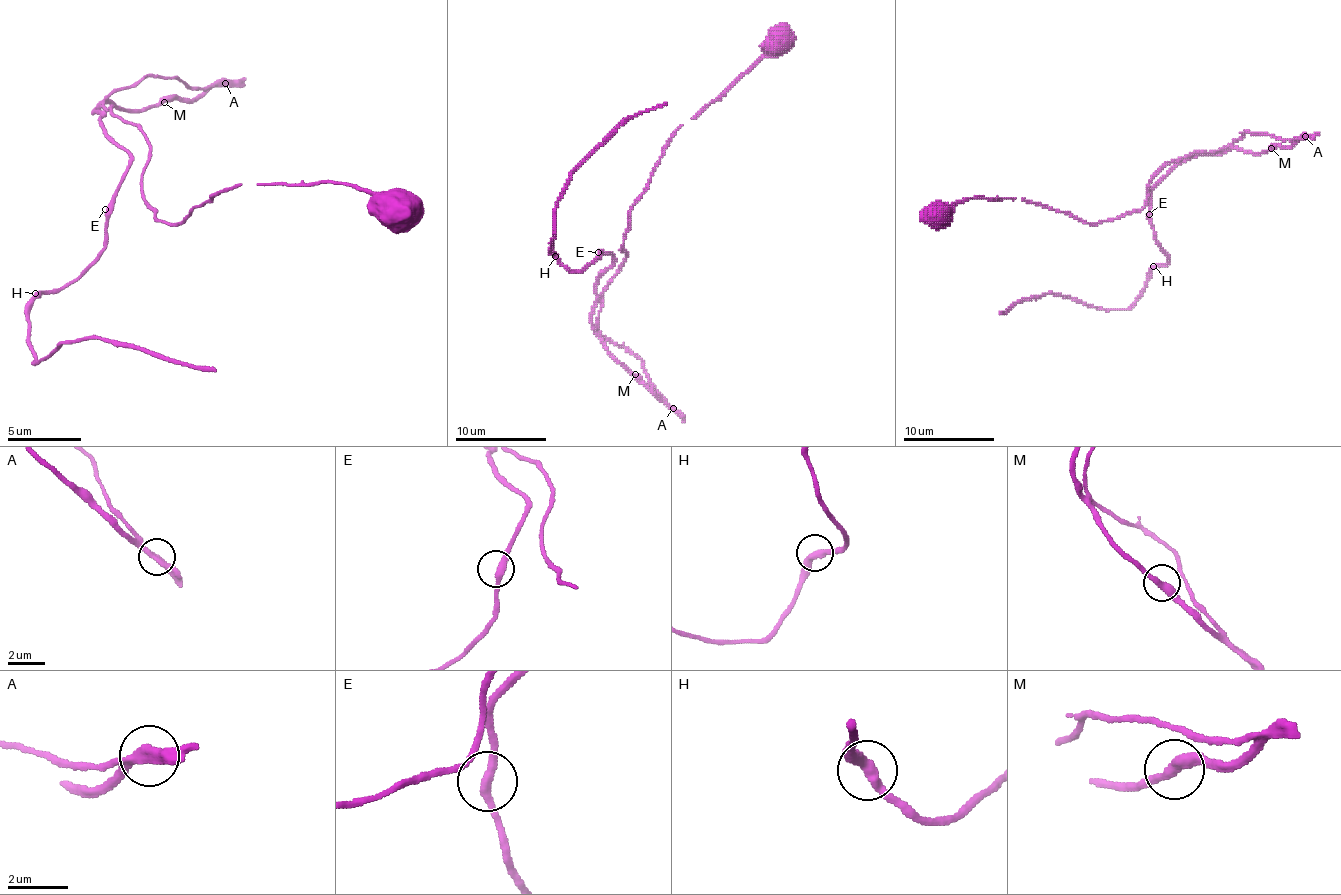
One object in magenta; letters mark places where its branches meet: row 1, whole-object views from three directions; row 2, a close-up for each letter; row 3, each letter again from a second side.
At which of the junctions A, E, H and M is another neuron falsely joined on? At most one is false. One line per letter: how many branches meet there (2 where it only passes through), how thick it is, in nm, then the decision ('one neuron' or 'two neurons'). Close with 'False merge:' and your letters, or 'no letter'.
A: 2 branches meet; 380 nm thick; two neurons
E: 2 branches meet; 320 nm thick; one neuron
H: 2 branches meet; 360 nm thick; one neuron
M: 2 branches meet; 360 nm thick; one neuron
False merge: A

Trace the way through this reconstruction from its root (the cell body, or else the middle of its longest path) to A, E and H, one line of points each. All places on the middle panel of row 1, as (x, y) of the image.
A: (596, 286), (596, 300), (601, 304), (598, 329), (603, 345), (673, 408)
E: (596, 286), (596, 279), (612, 263), (610, 254), (598, 252)
H: (596, 286), (596, 279), (612, 263), (610, 254), (603, 252), (580, 270), (567, 268), (555, 256)

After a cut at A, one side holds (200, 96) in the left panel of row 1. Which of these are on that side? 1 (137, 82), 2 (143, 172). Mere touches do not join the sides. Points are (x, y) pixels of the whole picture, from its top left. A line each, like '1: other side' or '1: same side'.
1: other side
2: other side

